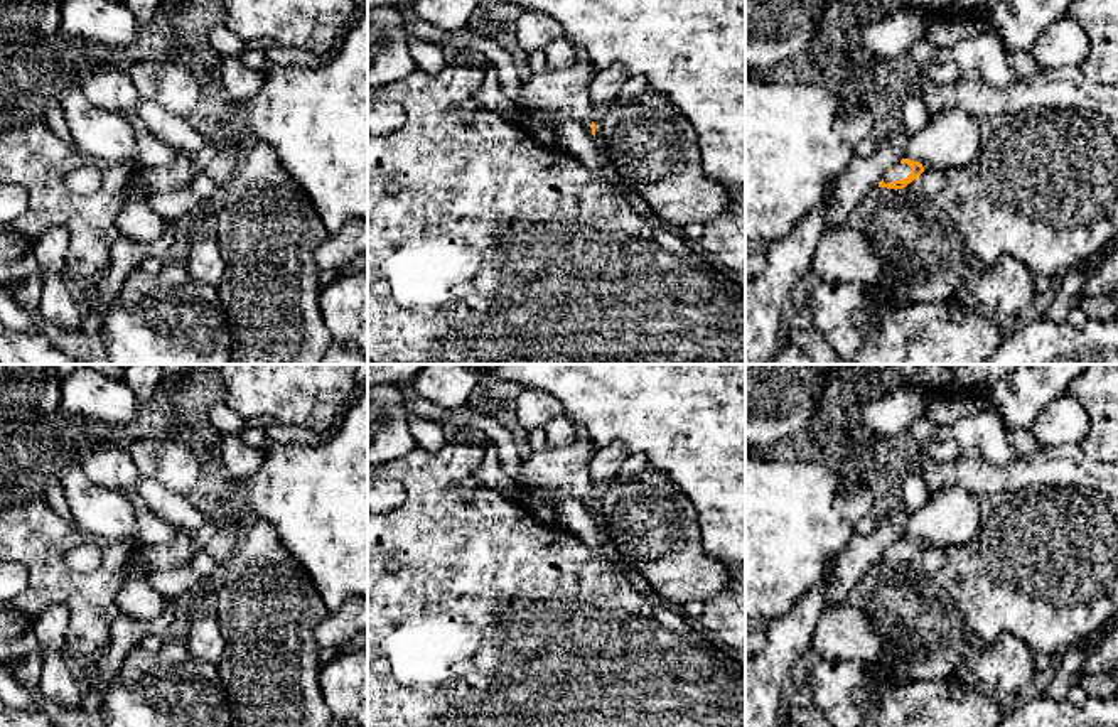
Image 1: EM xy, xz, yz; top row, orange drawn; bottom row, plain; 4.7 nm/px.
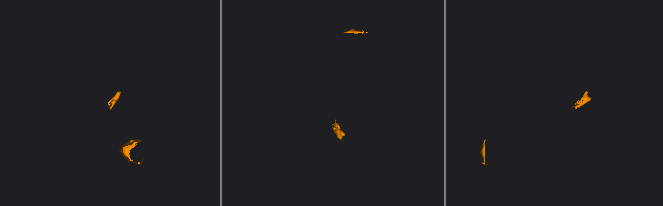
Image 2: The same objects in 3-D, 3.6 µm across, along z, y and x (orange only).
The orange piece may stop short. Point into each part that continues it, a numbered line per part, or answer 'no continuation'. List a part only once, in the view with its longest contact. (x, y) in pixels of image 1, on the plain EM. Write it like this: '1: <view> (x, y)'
1: yz (901, 549)

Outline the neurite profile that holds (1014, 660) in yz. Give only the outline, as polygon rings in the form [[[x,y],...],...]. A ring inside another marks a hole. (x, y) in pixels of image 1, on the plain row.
[[[879,567],[877,587],[862,609],[875,633],[889,641],[887,653],[880,660],[867,663],[877,678],[943,683],[961,671],[971,671],[992,690],[1002,690],[1015,698],[1037,688],[1035,653],[1024,641],[1010,633],[1002,633],[992,644],[983,644],[933,589],[922,589],[919,577],[906,575],[902,567]]]

